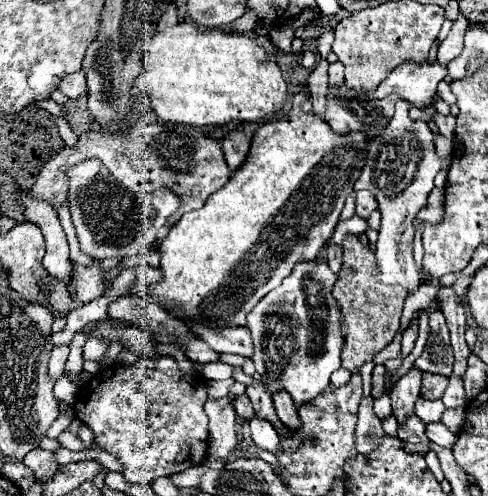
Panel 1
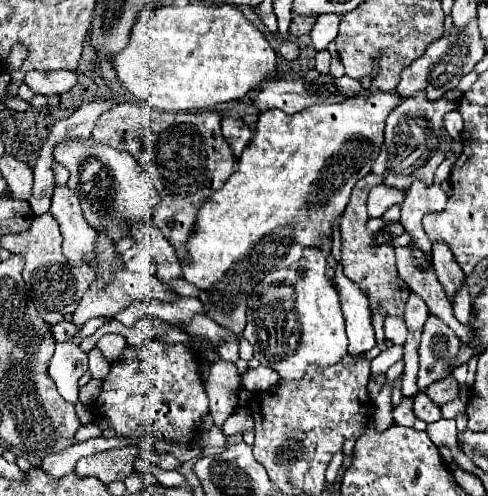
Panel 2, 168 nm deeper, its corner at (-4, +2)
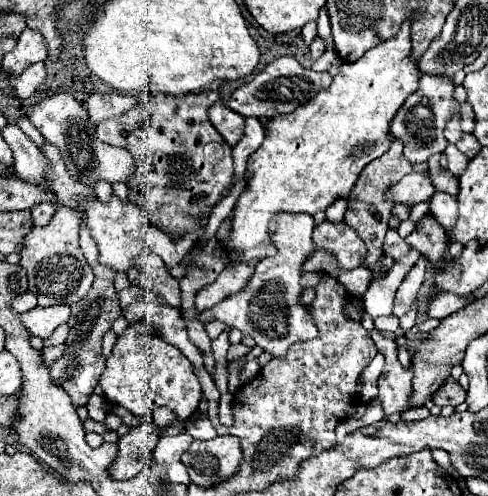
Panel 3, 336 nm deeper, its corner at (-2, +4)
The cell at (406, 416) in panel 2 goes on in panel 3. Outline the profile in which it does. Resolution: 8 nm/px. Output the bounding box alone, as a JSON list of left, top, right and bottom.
[368,330,412,414]

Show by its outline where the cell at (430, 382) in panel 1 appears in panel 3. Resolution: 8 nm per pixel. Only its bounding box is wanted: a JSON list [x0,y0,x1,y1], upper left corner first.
[432,378,466,406]

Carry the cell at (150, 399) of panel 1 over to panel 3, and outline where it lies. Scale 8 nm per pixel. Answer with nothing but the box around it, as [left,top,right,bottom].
[98,318,202,422]

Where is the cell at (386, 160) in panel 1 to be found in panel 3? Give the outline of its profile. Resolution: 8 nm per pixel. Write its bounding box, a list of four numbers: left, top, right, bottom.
[392,74,454,162]

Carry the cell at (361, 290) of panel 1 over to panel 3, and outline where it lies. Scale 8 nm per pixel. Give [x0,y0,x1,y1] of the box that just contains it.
[344,138,412,278]

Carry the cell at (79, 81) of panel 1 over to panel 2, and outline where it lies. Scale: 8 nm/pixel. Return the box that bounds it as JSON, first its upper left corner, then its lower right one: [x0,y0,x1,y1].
[24,70,78,96]

